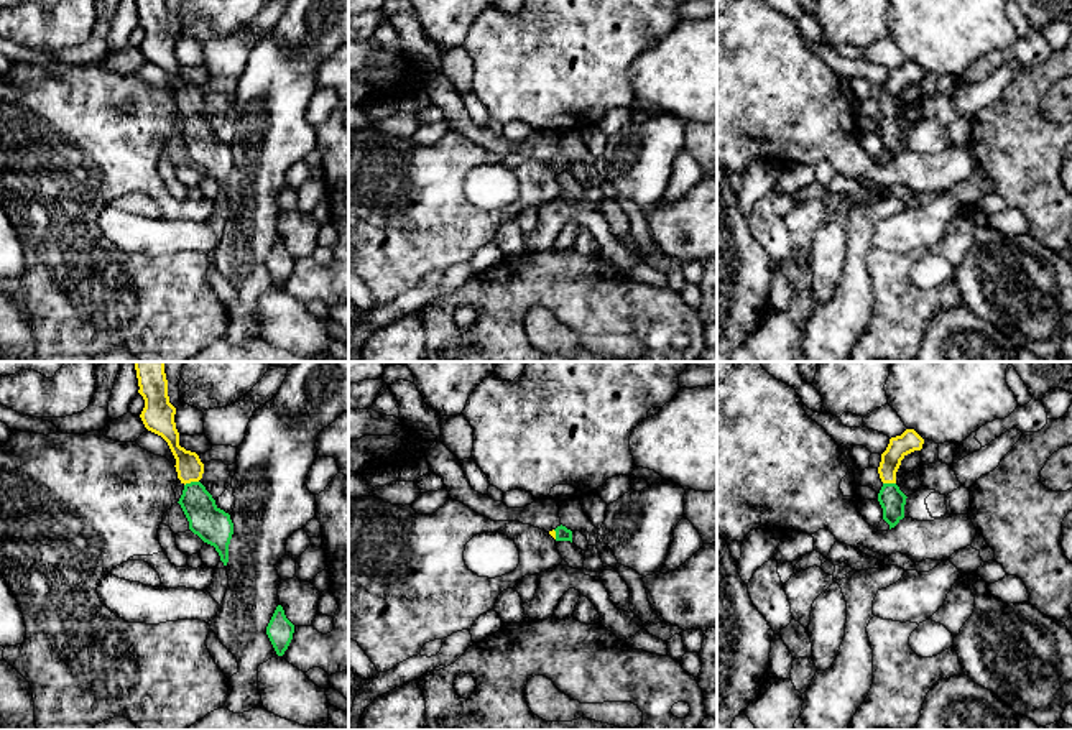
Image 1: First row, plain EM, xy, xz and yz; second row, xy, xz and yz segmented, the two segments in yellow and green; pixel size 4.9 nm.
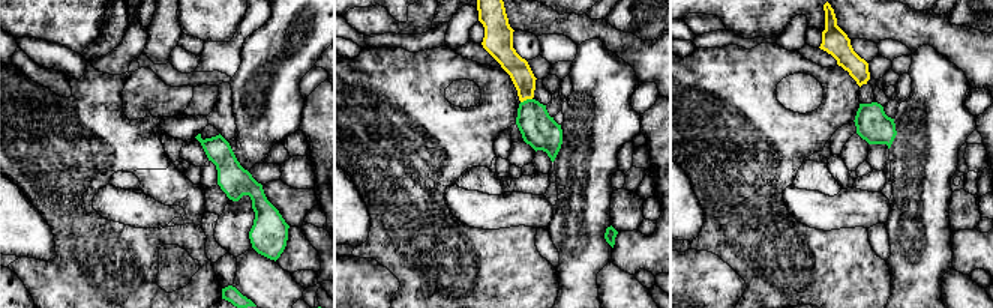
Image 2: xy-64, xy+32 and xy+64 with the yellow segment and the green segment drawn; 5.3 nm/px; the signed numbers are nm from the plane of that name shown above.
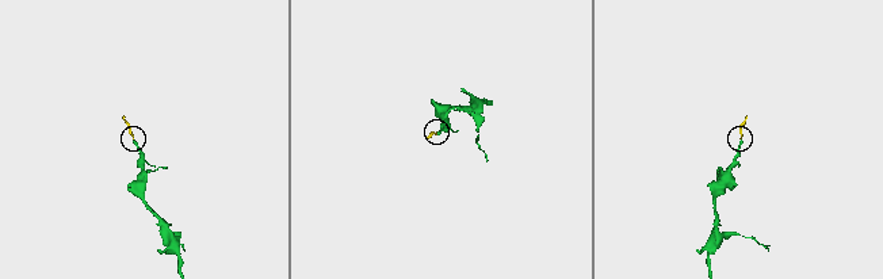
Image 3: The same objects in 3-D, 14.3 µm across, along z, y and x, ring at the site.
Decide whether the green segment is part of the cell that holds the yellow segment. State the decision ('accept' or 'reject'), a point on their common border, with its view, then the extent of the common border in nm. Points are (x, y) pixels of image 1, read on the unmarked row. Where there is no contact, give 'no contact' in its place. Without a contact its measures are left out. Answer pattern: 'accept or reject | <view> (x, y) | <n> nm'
accept | xy (191, 112) | 80 nm

